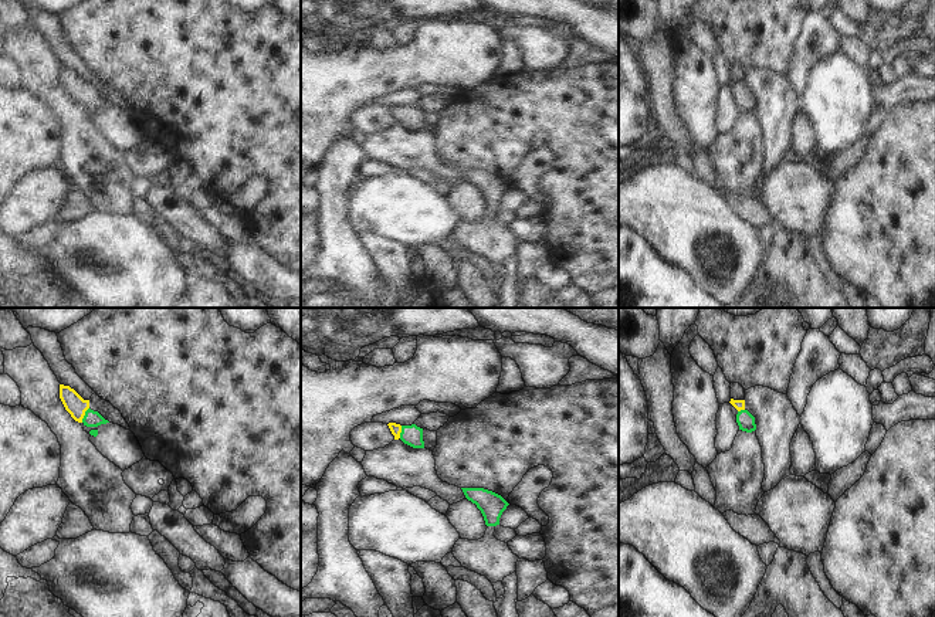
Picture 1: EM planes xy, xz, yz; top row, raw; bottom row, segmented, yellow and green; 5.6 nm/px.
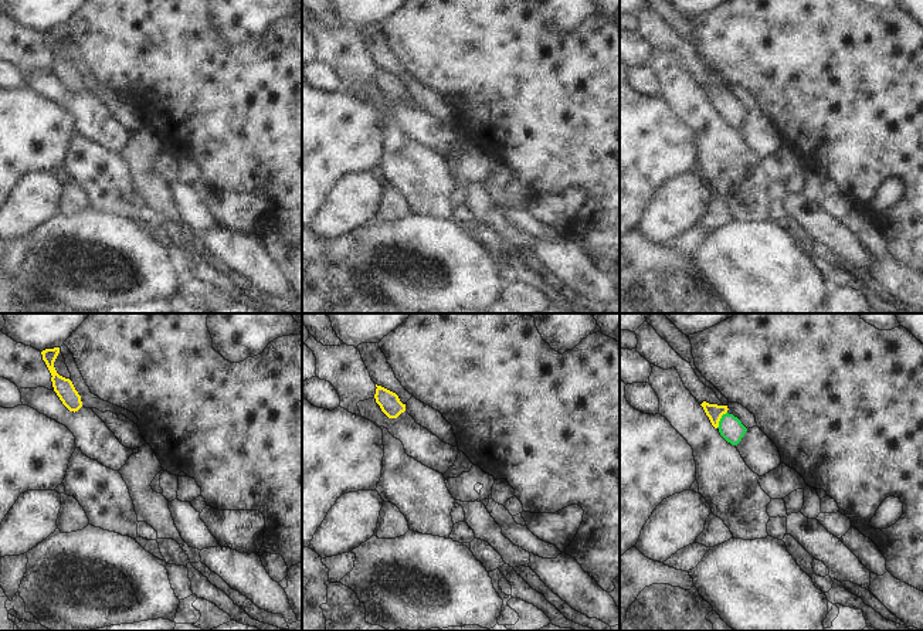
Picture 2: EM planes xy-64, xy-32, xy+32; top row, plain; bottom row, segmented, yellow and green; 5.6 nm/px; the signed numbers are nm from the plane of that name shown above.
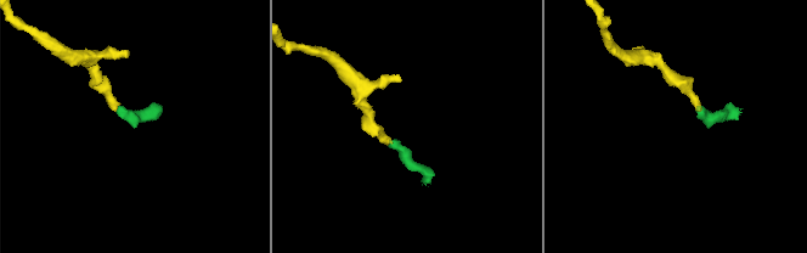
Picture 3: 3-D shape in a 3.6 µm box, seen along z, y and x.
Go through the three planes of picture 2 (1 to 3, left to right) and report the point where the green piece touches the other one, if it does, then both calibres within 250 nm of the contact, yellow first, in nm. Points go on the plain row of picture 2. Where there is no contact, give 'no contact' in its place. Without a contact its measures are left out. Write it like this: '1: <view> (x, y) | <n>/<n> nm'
1: no contact
2: no contact
3: xy+32 (719, 102) | 90/140 nm

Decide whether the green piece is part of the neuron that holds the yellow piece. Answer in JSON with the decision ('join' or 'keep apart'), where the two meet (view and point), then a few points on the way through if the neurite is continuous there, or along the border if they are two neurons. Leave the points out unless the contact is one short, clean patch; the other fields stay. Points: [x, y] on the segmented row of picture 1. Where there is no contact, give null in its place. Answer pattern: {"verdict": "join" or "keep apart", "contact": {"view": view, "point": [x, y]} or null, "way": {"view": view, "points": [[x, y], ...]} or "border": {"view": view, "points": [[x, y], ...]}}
{"verdict": "join", "contact": {"view": "xy", "point": [84, 414]}, "way": {"view": "xy", "points": [[73, 402], [84, 414], [92, 419]]}}

